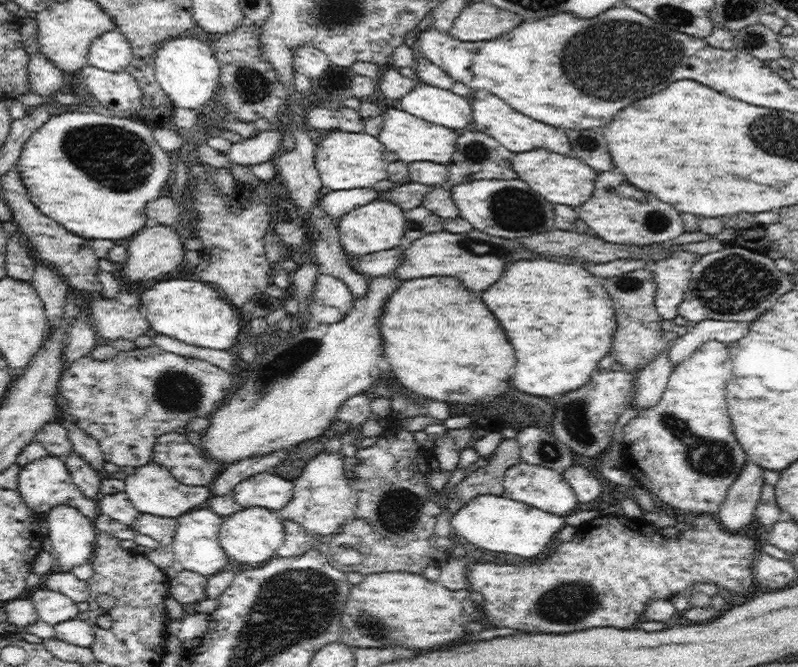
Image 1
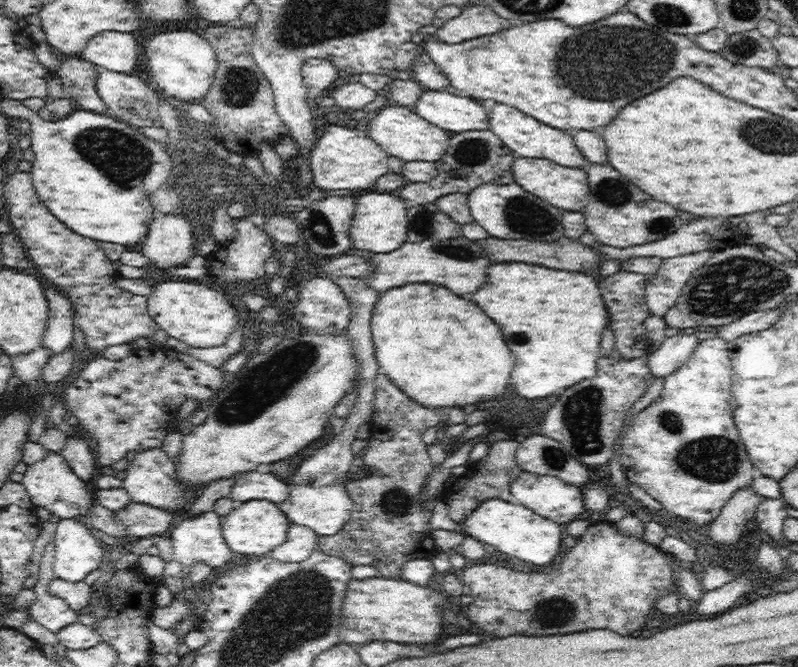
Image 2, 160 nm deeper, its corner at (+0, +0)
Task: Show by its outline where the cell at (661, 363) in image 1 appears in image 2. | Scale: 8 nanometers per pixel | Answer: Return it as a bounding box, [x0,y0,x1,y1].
[648,331,699,378]

